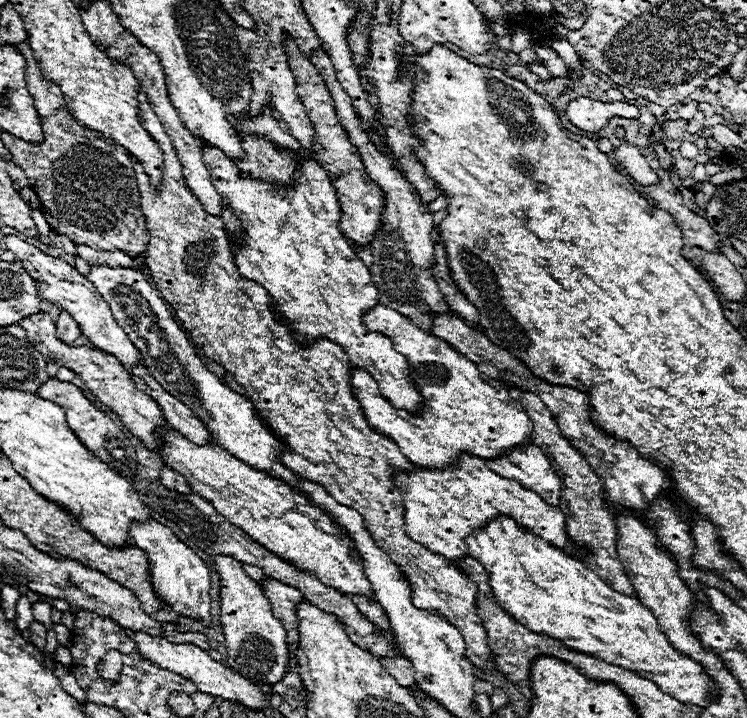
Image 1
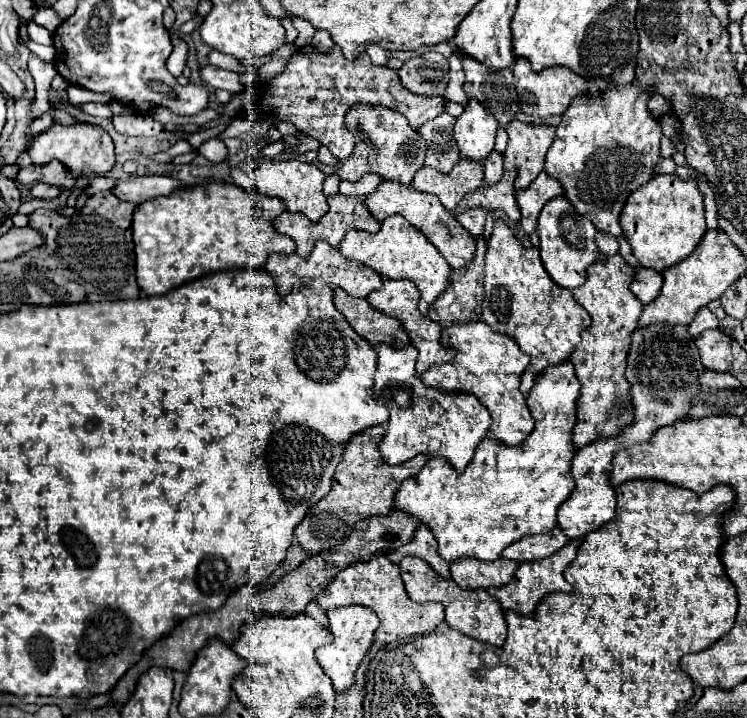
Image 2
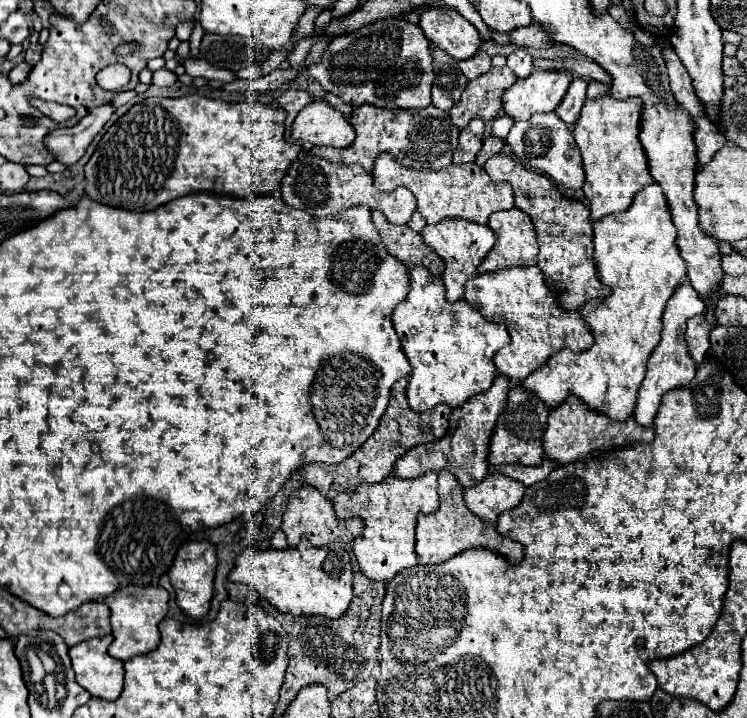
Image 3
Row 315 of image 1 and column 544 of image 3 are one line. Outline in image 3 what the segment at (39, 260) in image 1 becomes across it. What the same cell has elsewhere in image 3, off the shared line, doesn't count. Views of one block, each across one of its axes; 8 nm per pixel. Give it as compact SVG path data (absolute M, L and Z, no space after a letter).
M534 68L528 78L516 80L514 86L504 90L504 112L514 120L528 120L534 112L552 112L564 98L570 82L570 72Z

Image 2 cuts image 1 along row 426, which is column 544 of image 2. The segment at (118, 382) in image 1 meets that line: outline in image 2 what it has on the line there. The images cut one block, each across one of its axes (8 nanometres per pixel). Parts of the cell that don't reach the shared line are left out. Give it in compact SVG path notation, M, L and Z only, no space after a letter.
M514 120L506 126L506 132L510 140L504 152L504 168L518 172L514 188L524 190L544 168L544 156L554 140L554 128L528 126Z

